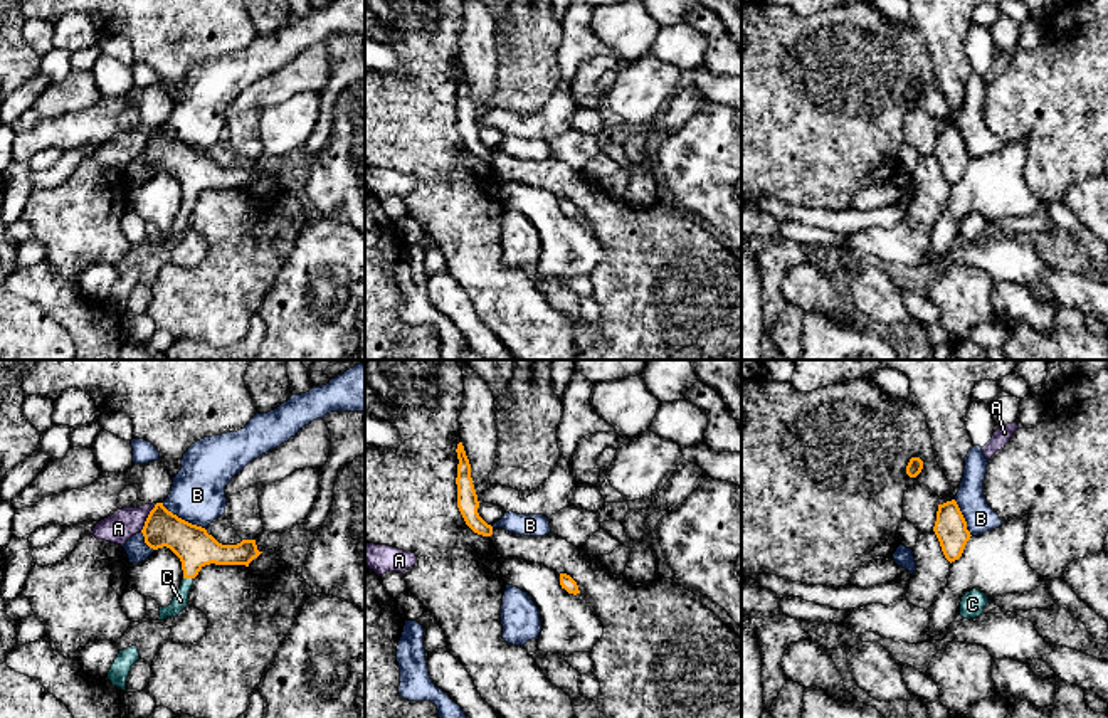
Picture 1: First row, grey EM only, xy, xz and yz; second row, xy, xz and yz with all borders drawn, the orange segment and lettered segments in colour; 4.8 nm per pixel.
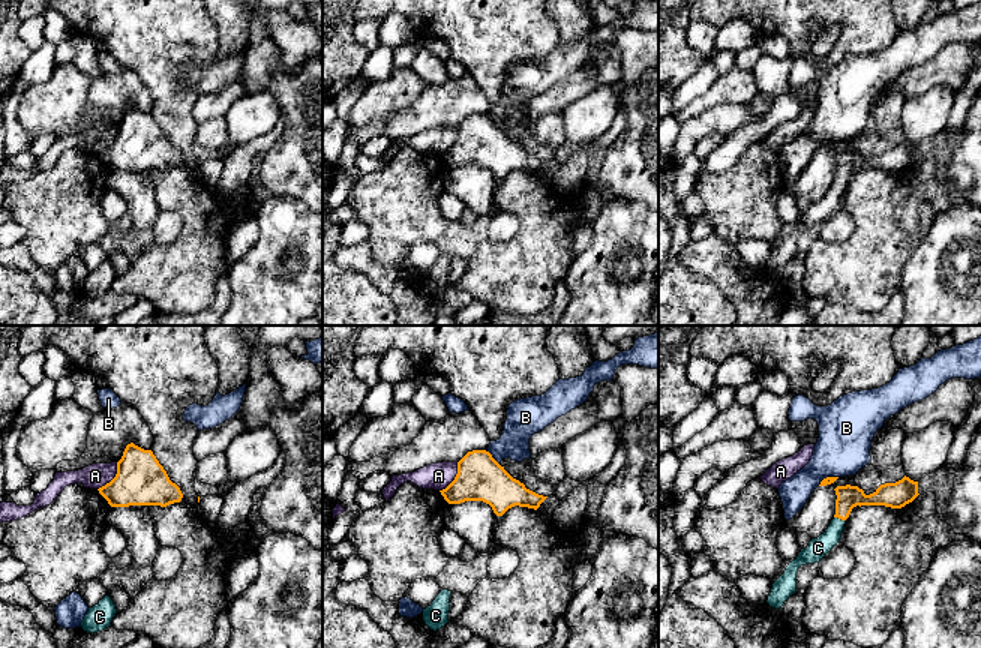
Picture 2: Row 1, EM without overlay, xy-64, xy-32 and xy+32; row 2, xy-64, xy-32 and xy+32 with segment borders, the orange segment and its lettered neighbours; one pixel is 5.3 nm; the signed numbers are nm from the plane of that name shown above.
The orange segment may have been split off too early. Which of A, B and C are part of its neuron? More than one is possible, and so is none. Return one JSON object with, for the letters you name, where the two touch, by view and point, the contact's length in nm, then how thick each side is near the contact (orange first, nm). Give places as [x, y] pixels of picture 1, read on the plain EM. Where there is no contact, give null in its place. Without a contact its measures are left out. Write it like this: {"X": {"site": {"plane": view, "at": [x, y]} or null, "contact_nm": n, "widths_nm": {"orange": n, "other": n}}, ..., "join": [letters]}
{"C": {"site": {"plane": "xy", "at": [189, 200]}, "contact_nm": 50, "widths_nm": {"orange": 190, "other": 80}}, "join": ["C"]}

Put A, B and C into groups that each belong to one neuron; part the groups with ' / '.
A / B / C

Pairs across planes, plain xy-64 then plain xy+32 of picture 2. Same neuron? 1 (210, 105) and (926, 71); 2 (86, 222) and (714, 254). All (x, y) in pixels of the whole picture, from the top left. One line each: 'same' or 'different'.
1: same
2: different

